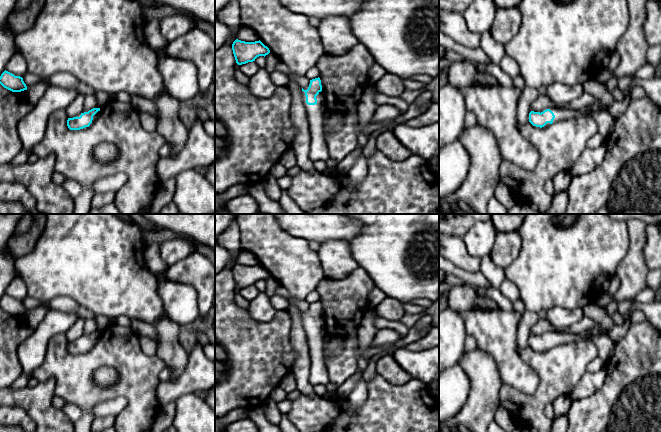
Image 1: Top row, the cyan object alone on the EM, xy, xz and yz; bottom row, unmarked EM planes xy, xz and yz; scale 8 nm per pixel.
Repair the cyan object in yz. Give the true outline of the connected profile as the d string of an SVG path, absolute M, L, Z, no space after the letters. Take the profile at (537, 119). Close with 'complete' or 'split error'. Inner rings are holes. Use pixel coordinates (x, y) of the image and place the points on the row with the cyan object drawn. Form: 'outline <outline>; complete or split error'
outline M598 102L580 109L556 109L551 107L539 112L531 111L529 113L529 122L533 126L542 128L558 121L579 117L594 119L598 125L598 133L605 139L609 137L614 129L614 118Z; split error

